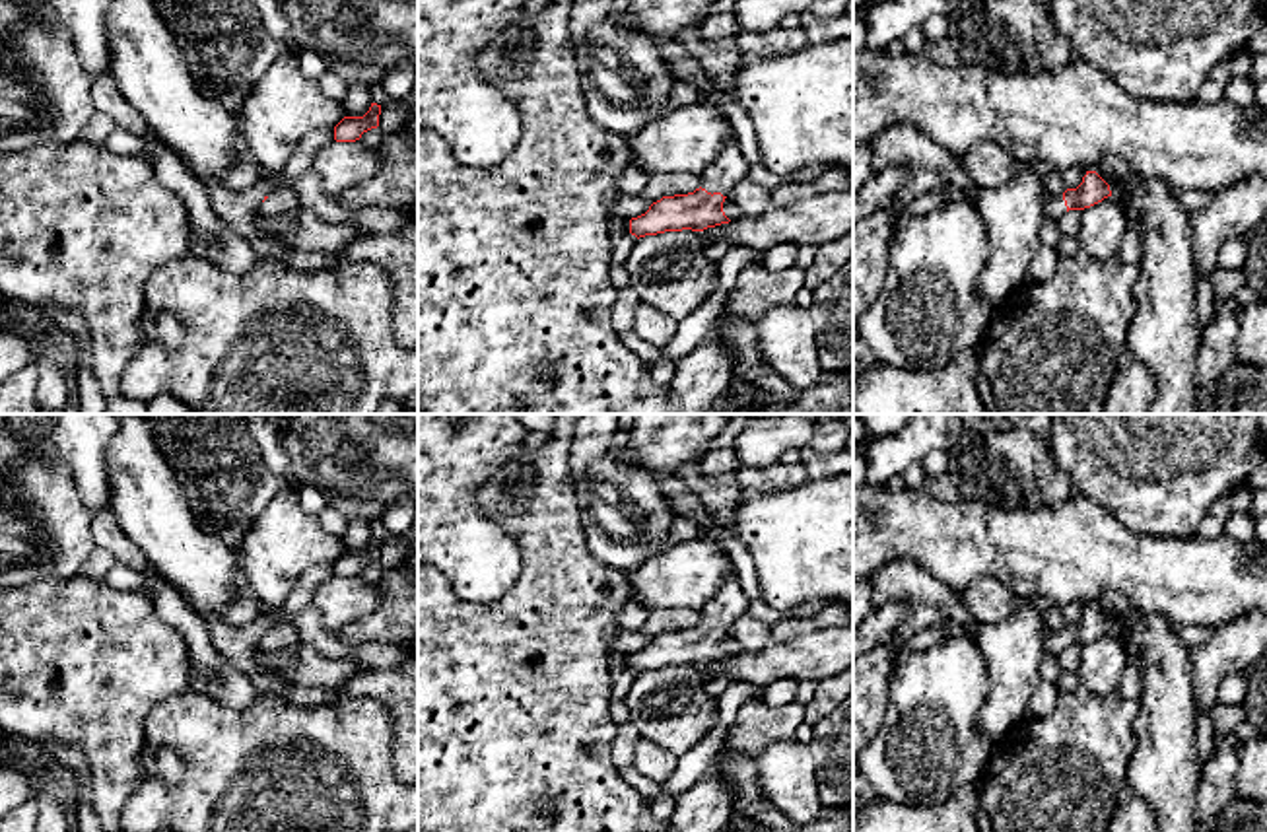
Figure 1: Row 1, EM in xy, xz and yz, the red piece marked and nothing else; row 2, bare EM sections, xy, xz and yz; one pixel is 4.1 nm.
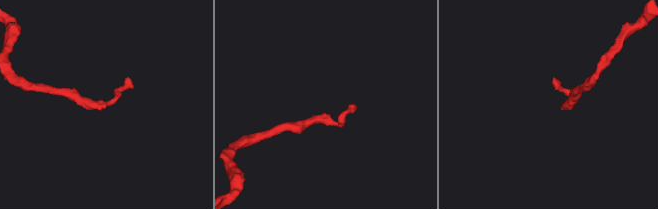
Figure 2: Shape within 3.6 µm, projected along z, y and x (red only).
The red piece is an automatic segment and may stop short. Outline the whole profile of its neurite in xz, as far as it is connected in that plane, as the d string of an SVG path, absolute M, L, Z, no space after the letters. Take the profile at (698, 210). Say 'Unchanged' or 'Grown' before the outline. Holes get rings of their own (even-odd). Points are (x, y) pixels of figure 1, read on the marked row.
Grown. M735 136L725 150L700 175L700 187L688 194L663 196L649 210L630 220L630 233L639 237L665 231L703 231L731 220L723 212L723 202L731 191L746 179L748 163L738 150Z

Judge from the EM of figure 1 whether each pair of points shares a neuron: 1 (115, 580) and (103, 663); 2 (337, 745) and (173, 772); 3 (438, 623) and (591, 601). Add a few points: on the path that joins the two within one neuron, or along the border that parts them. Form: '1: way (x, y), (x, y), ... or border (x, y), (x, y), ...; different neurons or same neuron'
1: border (103, 582), (119, 589), (136, 589), (144, 595); different neurons
2: border (144, 749), (173, 749), (185, 761), (187, 772); different neurons
3: way (477, 623), (552, 619); same neuron

